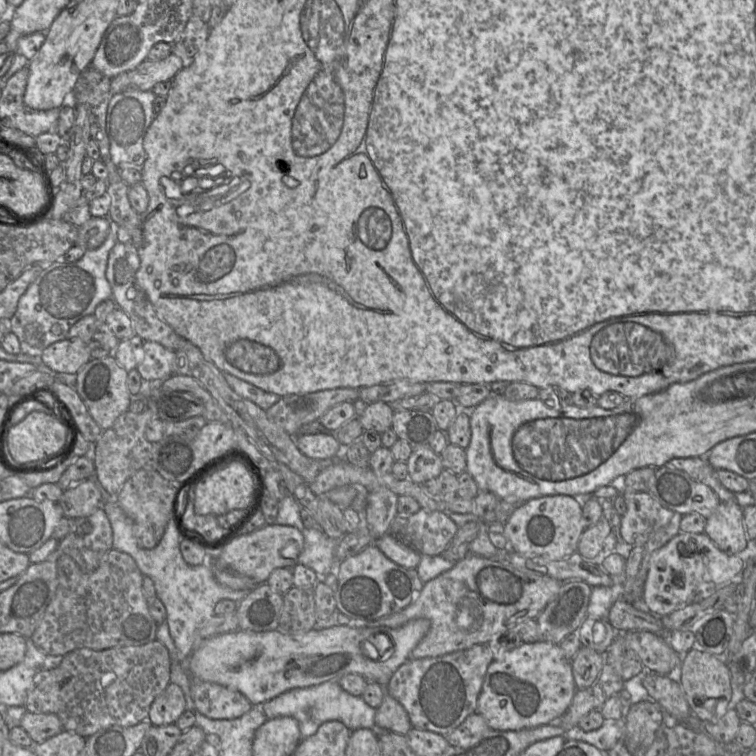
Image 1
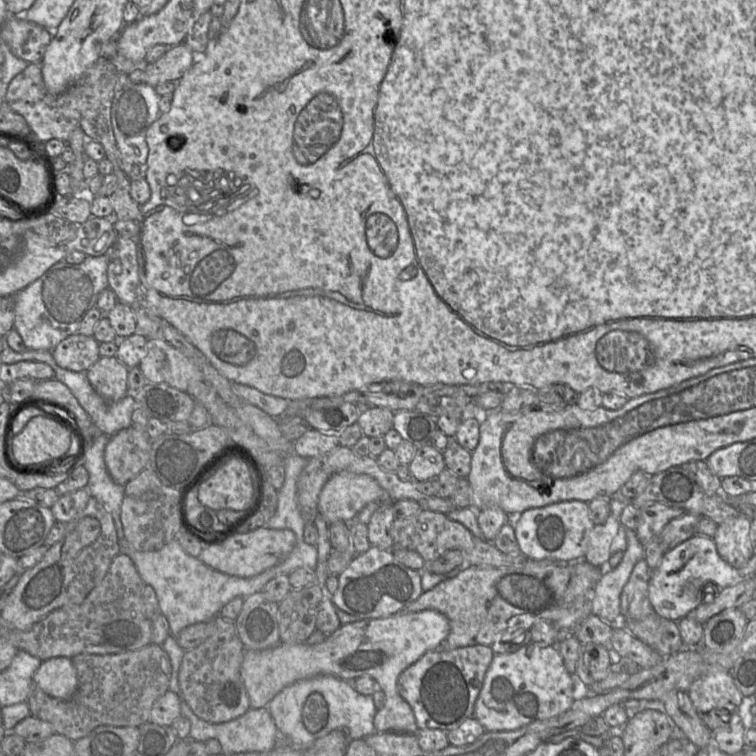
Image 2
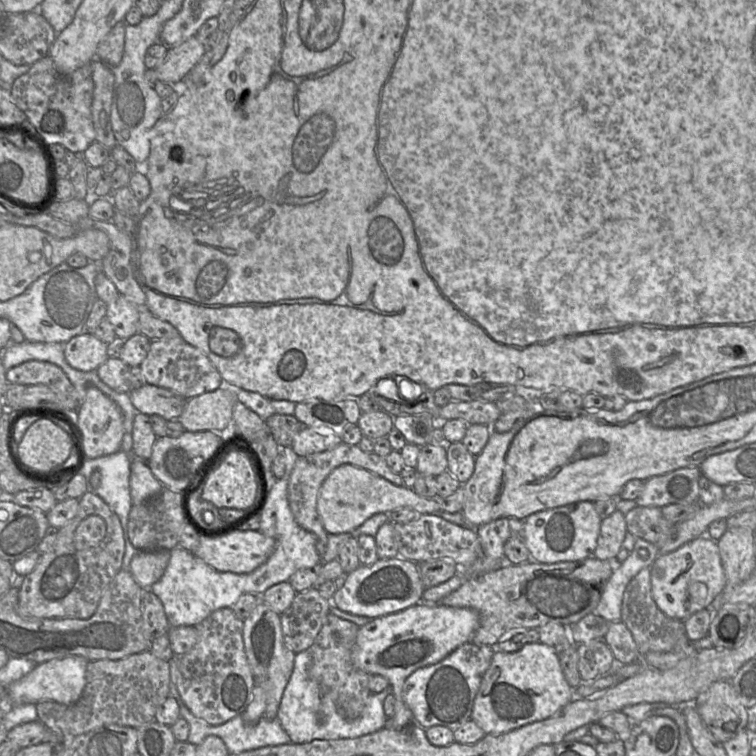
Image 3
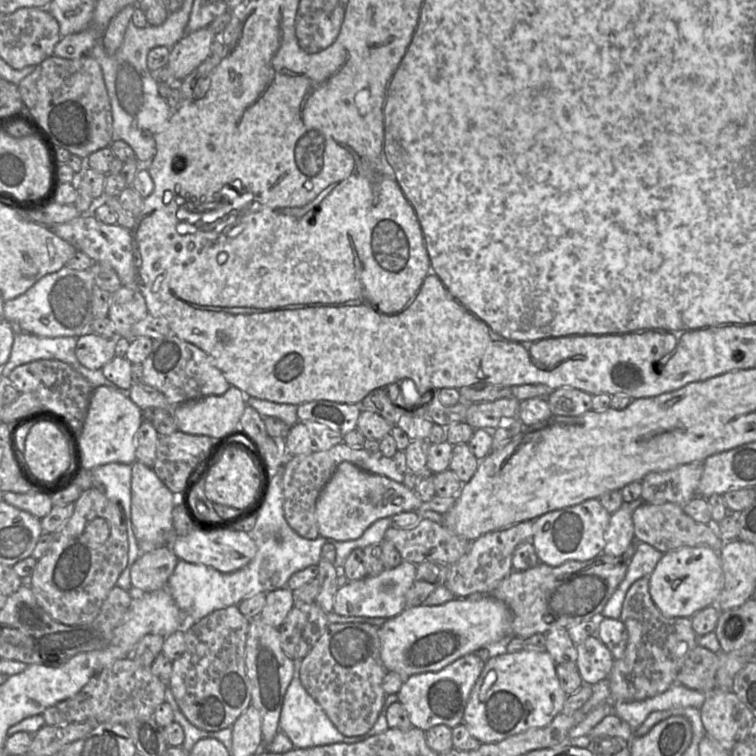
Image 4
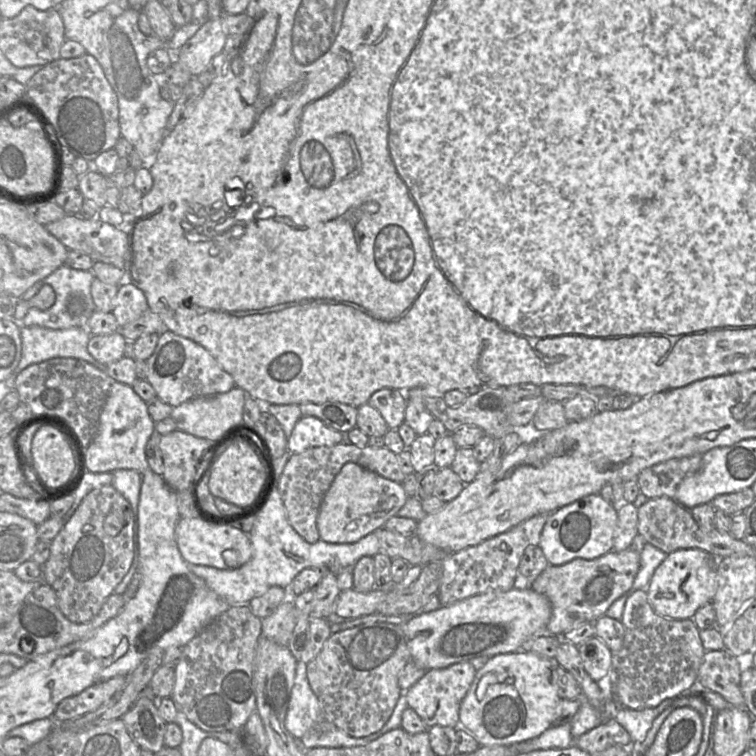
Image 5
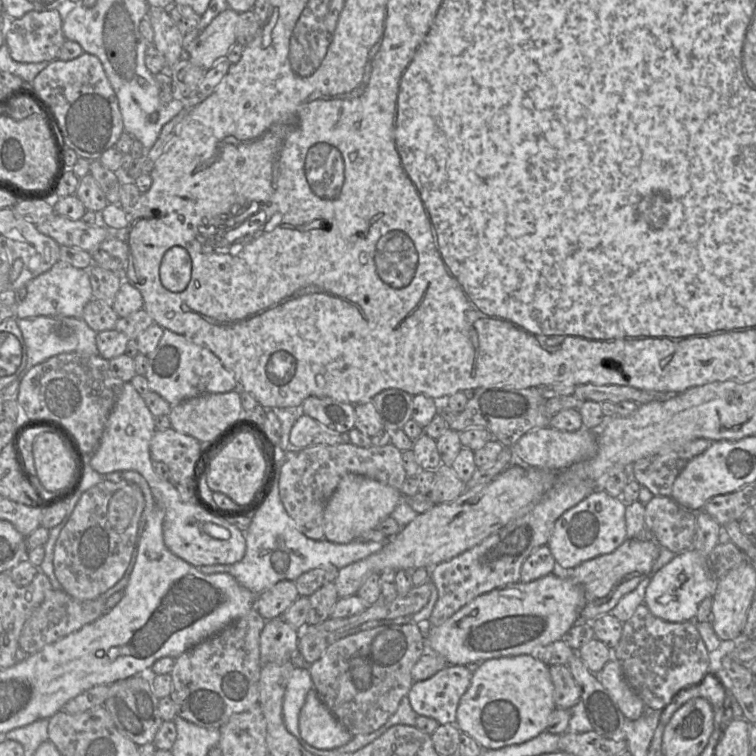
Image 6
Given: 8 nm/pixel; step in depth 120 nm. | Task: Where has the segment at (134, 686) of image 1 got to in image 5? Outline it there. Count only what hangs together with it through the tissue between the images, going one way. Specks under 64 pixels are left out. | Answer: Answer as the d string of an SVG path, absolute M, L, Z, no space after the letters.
M119 675L98 682L86 688L78 695L63 699L58 704L53 719L55 722L65 721L97 710L123 687L126 679L125 676L126 675Z

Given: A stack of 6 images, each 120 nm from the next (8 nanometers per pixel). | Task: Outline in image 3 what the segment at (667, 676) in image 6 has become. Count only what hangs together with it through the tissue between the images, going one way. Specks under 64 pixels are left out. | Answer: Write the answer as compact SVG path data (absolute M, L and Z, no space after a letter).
M650 567L641 569L628 583L623 594L621 620L632 633L640 658L649 652L673 650L685 634L684 620L668 617L656 605L651 592Z

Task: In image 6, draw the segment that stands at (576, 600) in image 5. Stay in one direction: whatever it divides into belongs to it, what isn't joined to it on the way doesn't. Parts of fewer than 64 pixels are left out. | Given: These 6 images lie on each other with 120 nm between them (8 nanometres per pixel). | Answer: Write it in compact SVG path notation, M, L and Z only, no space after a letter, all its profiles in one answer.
M627 538L613 552L584 561L573 569L559 569L556 563L553 573L560 577L570 577L582 587L585 606L580 613L579 622L593 622L597 617L609 613L623 596L647 577L659 552L657 542Z

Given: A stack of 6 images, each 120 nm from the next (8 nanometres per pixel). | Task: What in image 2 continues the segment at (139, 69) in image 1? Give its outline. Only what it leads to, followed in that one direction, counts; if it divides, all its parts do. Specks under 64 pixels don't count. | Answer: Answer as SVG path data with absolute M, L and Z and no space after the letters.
M184 42L168 47L155 62L143 64L145 83L155 87L167 81L178 82L196 59L197 55Z

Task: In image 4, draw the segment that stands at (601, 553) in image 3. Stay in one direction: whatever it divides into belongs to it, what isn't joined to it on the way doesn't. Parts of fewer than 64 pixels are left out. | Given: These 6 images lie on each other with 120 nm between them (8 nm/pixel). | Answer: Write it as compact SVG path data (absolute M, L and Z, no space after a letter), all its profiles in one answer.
M620 507L610 515L602 554L620 557L634 537L632 512Z

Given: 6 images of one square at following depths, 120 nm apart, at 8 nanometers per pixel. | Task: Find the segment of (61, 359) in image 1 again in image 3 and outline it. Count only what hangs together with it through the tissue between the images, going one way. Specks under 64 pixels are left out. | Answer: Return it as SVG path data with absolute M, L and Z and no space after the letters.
M83 332L64 344L65 359L74 369L96 371L109 358L107 345L93 333Z

